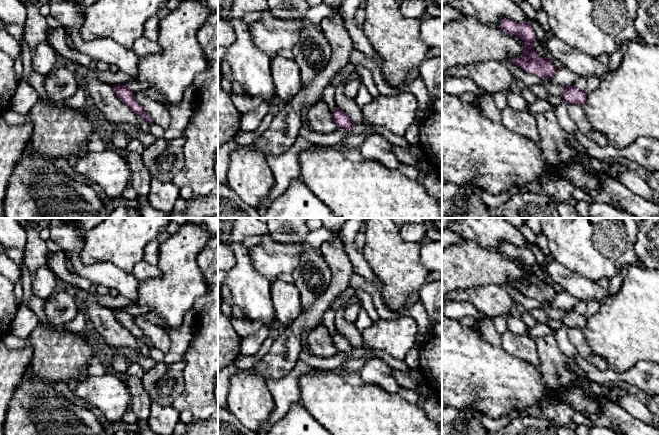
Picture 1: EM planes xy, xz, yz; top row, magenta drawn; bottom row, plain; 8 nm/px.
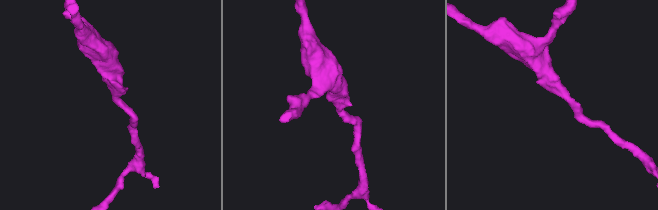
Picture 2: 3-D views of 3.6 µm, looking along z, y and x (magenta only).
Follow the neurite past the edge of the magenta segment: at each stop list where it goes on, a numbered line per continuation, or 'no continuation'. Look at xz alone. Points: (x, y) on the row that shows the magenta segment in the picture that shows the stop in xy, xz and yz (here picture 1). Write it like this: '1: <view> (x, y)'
no continuation

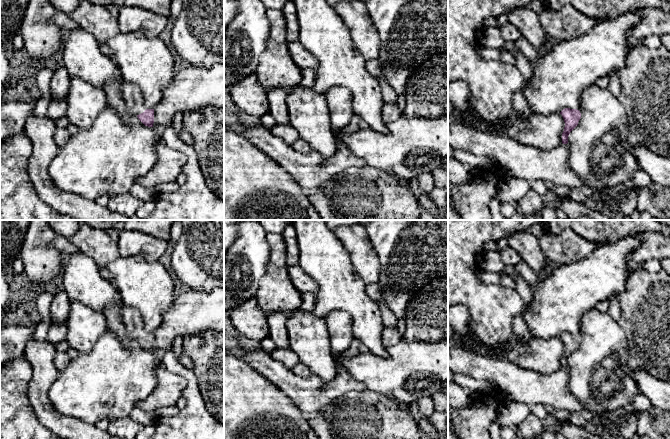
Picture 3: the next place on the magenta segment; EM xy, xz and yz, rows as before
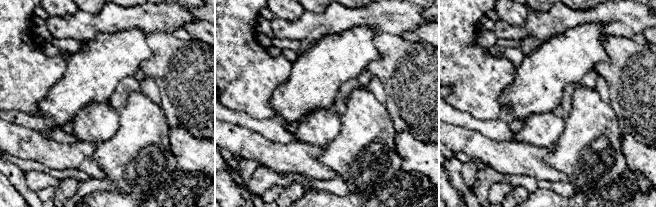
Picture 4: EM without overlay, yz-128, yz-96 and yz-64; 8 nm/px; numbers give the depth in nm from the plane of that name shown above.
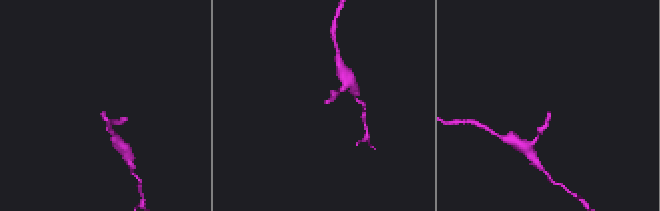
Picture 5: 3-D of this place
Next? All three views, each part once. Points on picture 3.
1: xy (133, 98)

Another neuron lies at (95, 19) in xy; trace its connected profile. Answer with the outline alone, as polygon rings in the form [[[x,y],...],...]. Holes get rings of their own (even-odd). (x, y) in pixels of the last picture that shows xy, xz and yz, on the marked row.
[[[79,0],[78,7],[69,16],[102,47],[107,39],[120,33],[118,19],[111,16],[107,7],[88,0]]]

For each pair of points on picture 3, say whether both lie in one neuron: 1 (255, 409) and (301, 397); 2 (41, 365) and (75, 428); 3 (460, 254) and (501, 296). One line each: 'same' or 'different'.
1: different
2: same
3: same

